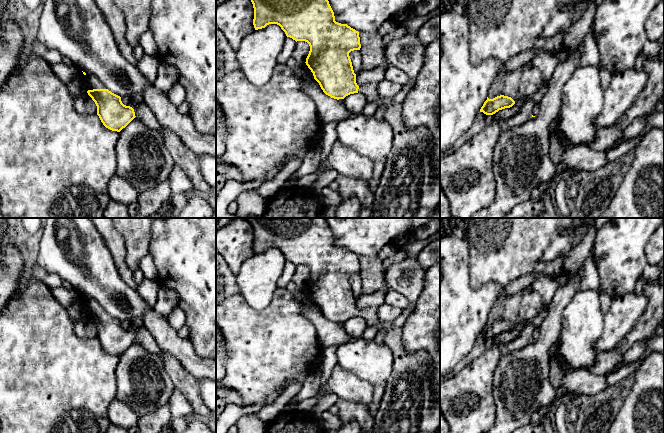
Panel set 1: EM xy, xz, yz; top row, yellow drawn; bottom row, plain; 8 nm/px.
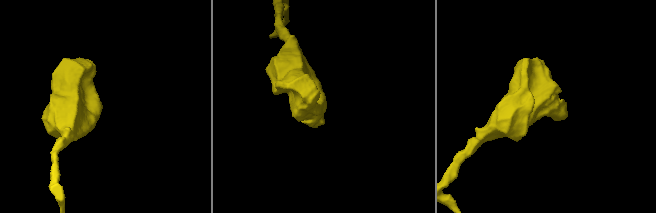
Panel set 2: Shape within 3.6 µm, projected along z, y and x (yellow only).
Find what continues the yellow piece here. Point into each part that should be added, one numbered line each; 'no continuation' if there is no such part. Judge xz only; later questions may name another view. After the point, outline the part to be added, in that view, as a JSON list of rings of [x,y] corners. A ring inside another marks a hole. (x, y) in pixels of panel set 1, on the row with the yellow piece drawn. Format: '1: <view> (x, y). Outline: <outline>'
1: xz (408, 188). Outline: [[[377,83],[359,86],[358,93],[363,94],[367,102],[375,102],[379,108],[384,107],[384,119],[393,131],[392,150],[384,158],[385,168],[379,184],[374,190],[374,201],[371,207],[375,218],[430,218],[440,203],[440,180],[435,175],[434,157],[430,131],[426,127],[407,129],[402,118],[402,104],[393,101],[393,98],[383,98],[377,93]]]

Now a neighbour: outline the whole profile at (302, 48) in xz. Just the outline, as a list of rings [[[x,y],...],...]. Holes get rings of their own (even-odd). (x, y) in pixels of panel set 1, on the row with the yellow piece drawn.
[[[297,41],[295,45],[295,50],[292,57],[296,59],[299,63],[305,63],[306,58],[309,54],[310,46],[305,41]]]

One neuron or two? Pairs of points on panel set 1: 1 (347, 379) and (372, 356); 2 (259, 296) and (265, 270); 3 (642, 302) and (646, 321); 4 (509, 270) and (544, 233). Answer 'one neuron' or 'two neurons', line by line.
1: two neurons
2: one neuron
3: two neurons
4: one neuron

